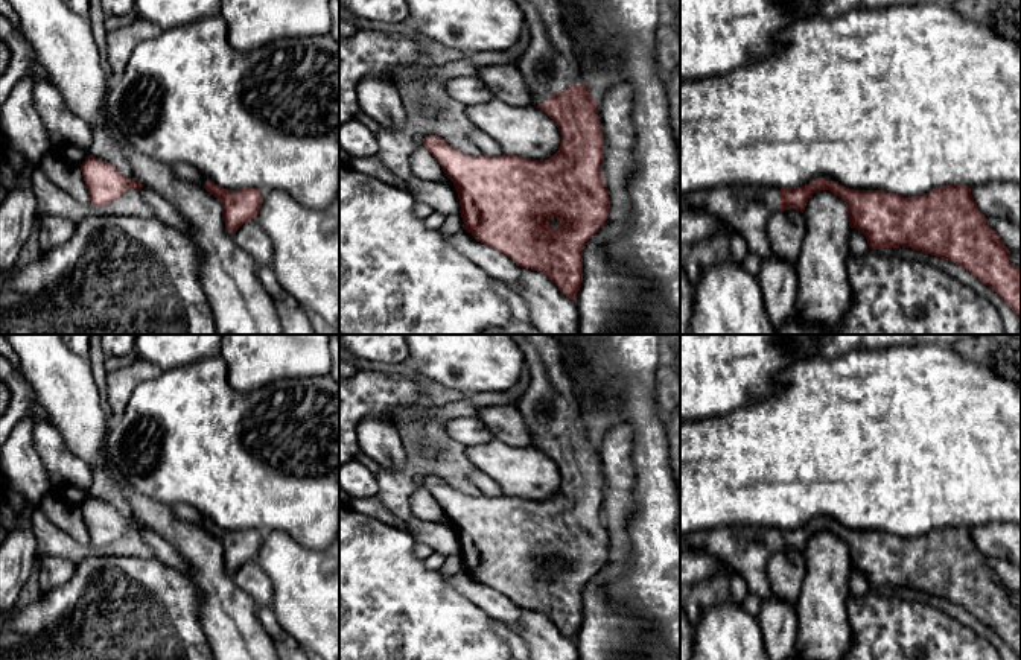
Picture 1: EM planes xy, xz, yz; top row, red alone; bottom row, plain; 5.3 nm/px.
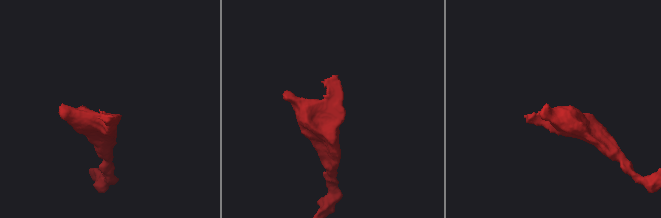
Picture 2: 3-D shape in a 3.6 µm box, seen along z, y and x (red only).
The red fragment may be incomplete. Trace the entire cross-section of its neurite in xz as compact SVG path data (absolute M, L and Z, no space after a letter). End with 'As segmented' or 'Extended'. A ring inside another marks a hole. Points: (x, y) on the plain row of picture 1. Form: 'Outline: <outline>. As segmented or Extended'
Outline: M510 335L525 356L531 382L516 408L531 433L533 446L545 452L557 465L561 482L549 500L530 500L517 496L470 497L449 487L438 476L428 476L423 487L435 497L446 517L453 523L460 540L464 570L478 582L505 595L517 607L543 613L568 639L577 642L583 624L583 590L606 564L610 549L604 525L604 476L596 452L596 441L589 435L589 420L580 409L572 377L563 365L560 345L554 335Z. Extended

